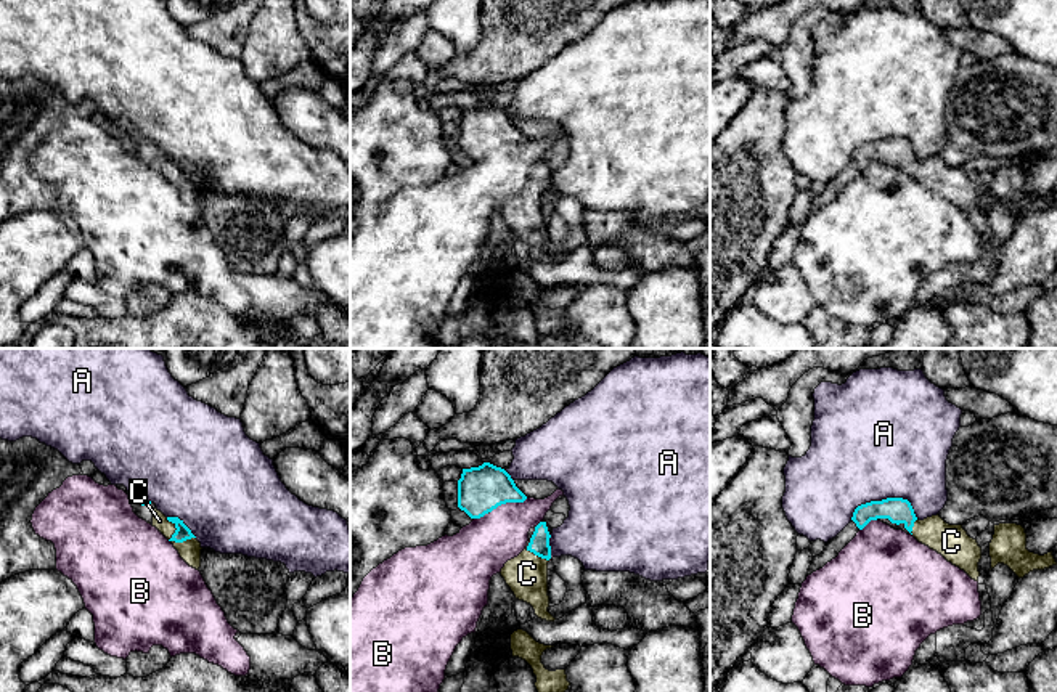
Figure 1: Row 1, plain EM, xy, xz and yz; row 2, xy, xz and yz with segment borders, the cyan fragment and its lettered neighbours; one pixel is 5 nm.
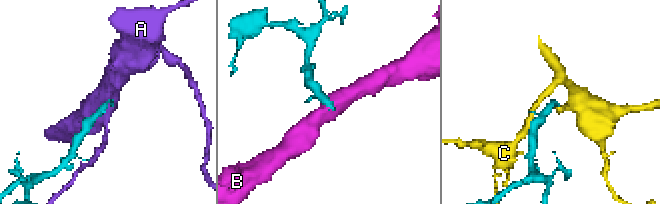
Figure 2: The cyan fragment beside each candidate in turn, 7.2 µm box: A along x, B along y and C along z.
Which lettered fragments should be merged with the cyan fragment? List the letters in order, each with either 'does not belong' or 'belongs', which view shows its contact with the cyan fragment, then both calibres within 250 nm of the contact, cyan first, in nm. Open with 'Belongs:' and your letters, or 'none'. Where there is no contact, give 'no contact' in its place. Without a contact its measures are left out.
Belongs: C
A: does not belong; contact in yz; calibres 130 and 500 nm
B: does not belong; contact in xz; calibres 240 and 280 nm
C: belongs; contact in xy; calibres 80 and 80 nm

